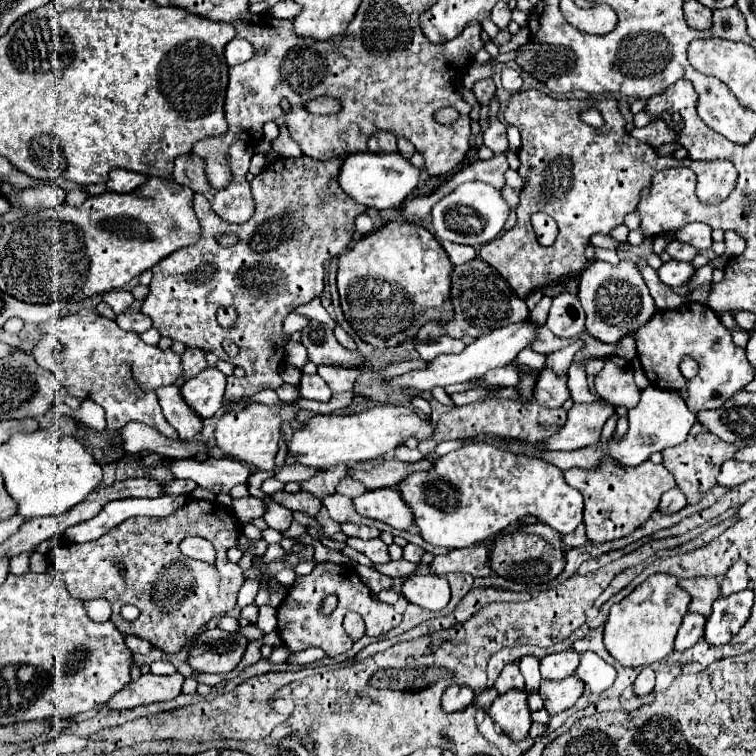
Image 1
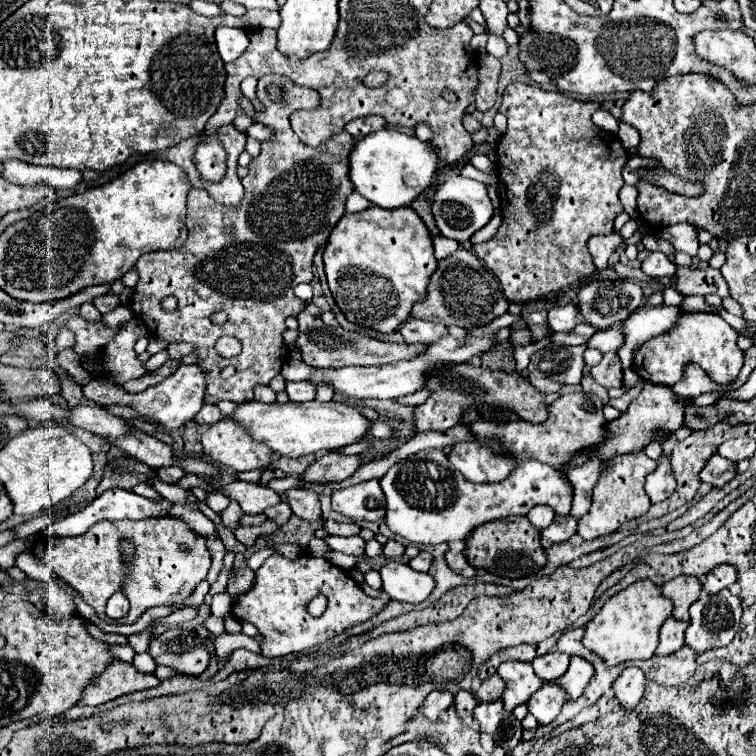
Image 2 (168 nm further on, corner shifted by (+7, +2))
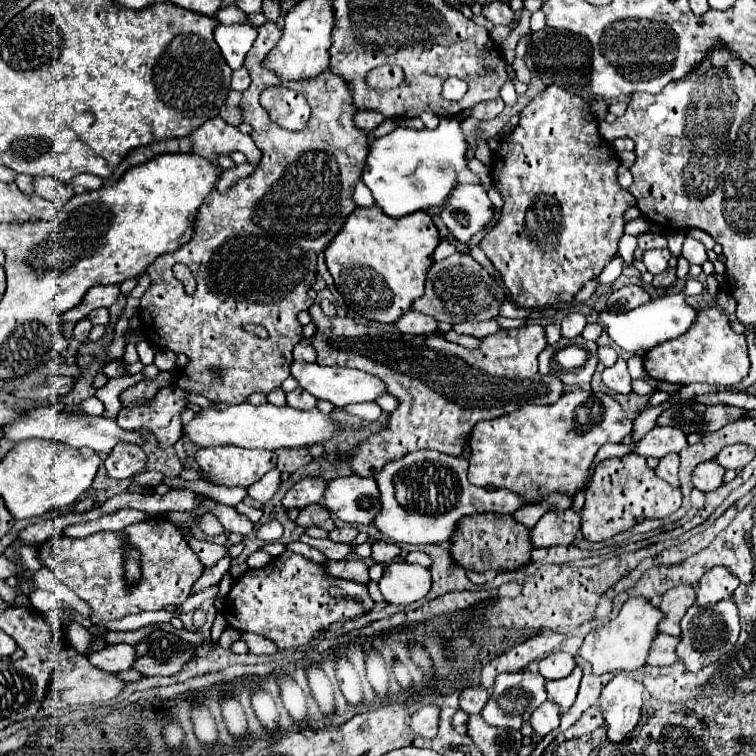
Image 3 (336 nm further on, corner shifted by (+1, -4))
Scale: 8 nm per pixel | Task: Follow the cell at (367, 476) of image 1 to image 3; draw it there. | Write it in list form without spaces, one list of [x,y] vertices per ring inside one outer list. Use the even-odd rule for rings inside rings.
[[[304,477],[300,479],[288,493],[286,497],[282,499],[284,507],[290,509],[290,507],[296,507],[296,509],[302,509],[306,505],[312,505],[312,503],[320,503],[324,499],[324,493],[326,493],[326,479],[322,477]]]

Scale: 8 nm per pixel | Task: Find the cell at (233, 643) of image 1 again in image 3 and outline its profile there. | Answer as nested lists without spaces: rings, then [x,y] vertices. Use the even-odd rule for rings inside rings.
[[[156,631],[136,645],[134,669],[146,677],[176,675],[192,657],[194,647],[172,631]]]

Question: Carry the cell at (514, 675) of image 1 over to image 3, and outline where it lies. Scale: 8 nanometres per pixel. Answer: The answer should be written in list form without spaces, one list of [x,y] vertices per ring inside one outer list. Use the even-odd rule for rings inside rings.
[[[468,687],[462,691],[460,695],[460,709],[466,711],[468,715],[474,715],[474,713],[480,713],[486,699],[490,699],[490,693],[484,689],[484,687]]]

